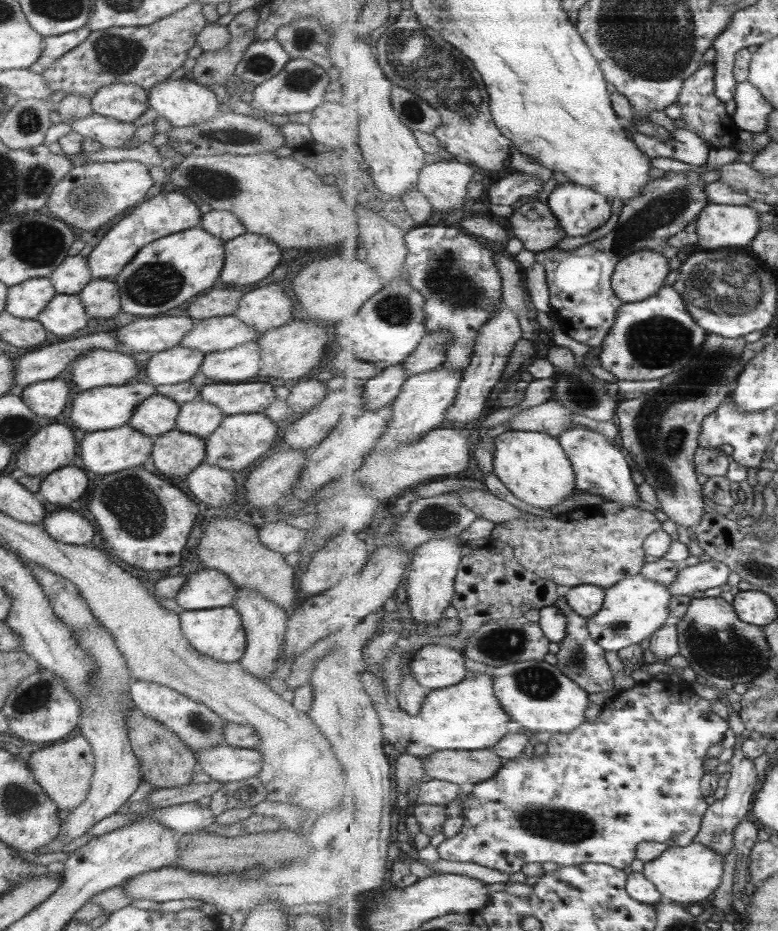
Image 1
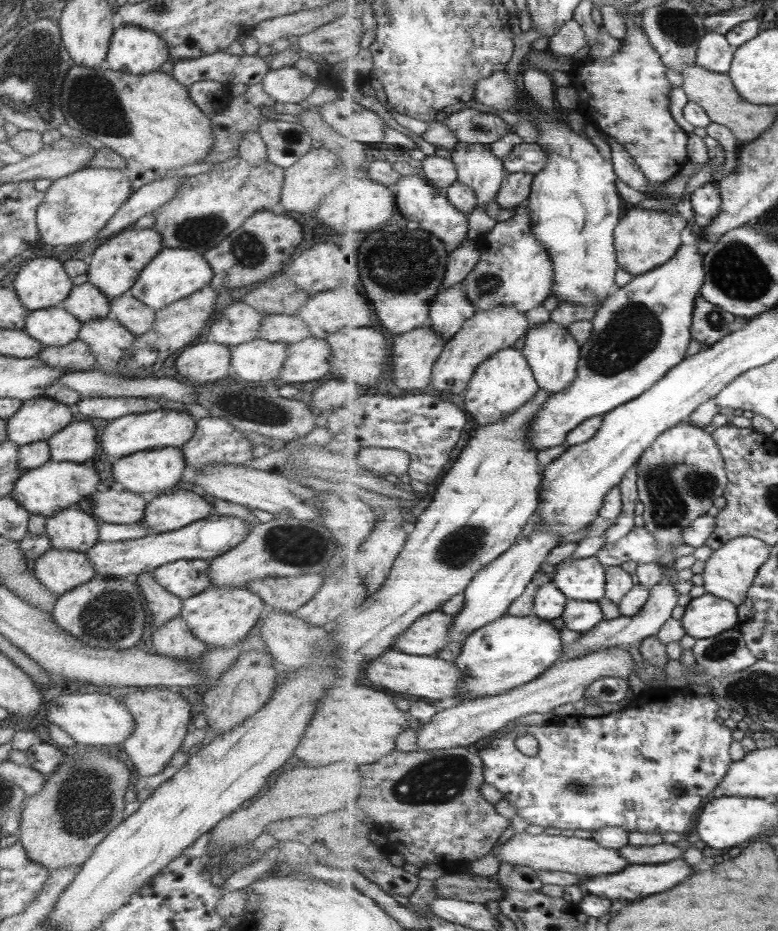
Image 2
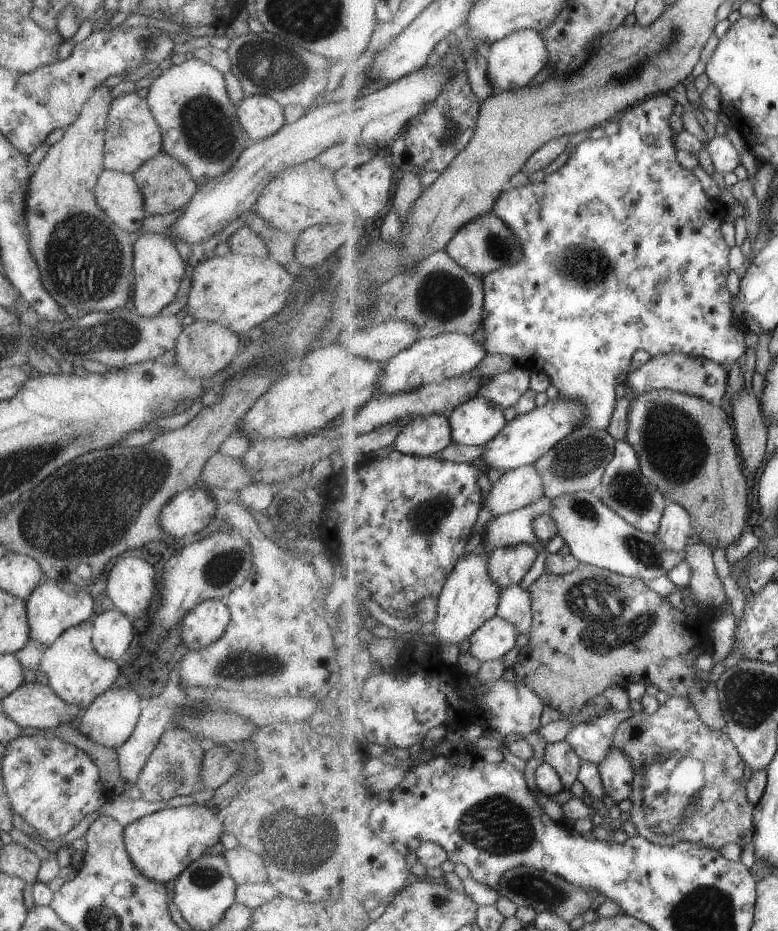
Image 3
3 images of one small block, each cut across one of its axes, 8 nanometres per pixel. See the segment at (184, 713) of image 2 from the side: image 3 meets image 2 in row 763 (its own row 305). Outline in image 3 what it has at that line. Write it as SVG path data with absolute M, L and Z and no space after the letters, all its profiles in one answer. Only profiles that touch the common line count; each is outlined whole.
M141 234L133 236L132 270L134 271L131 304L138 316L150 318L157 315L166 305L173 302L184 265L174 244L165 234Z

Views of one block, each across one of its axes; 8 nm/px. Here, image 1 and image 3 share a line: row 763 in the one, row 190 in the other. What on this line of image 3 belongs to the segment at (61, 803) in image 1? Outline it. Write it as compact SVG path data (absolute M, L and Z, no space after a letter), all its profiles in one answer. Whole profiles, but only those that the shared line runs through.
M100 84L93 89L82 105L77 119L64 128L61 140L47 150L47 154L31 172L24 198L24 215L28 233L29 253L33 256L43 288L57 300L58 306L75 306L79 312L113 311L127 302L129 288L133 286L132 270L133 234L118 228L98 207L94 200L94 185L102 172L104 133L108 111L112 102L111 88Z

